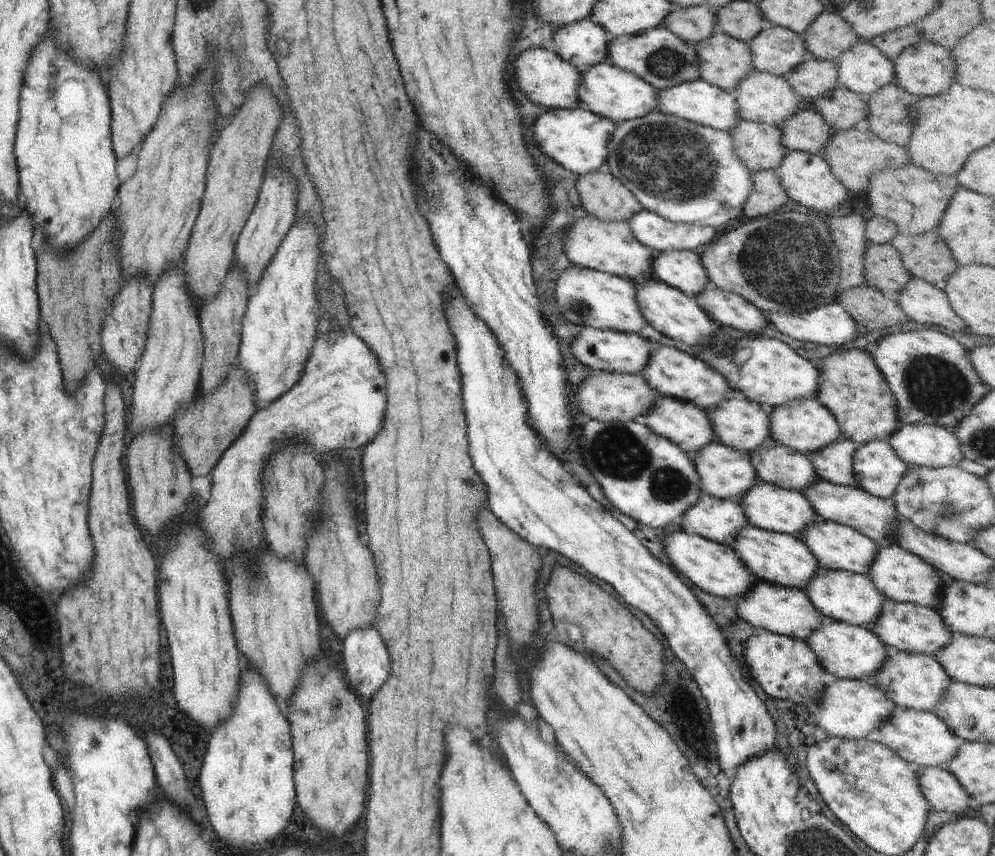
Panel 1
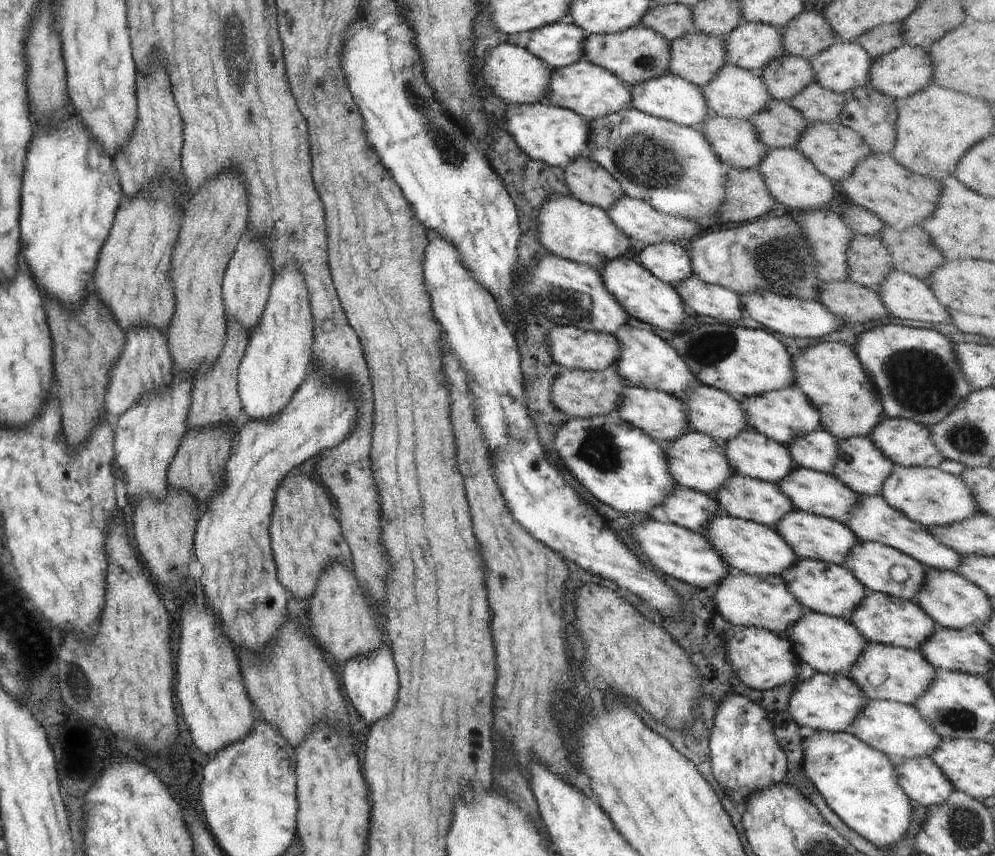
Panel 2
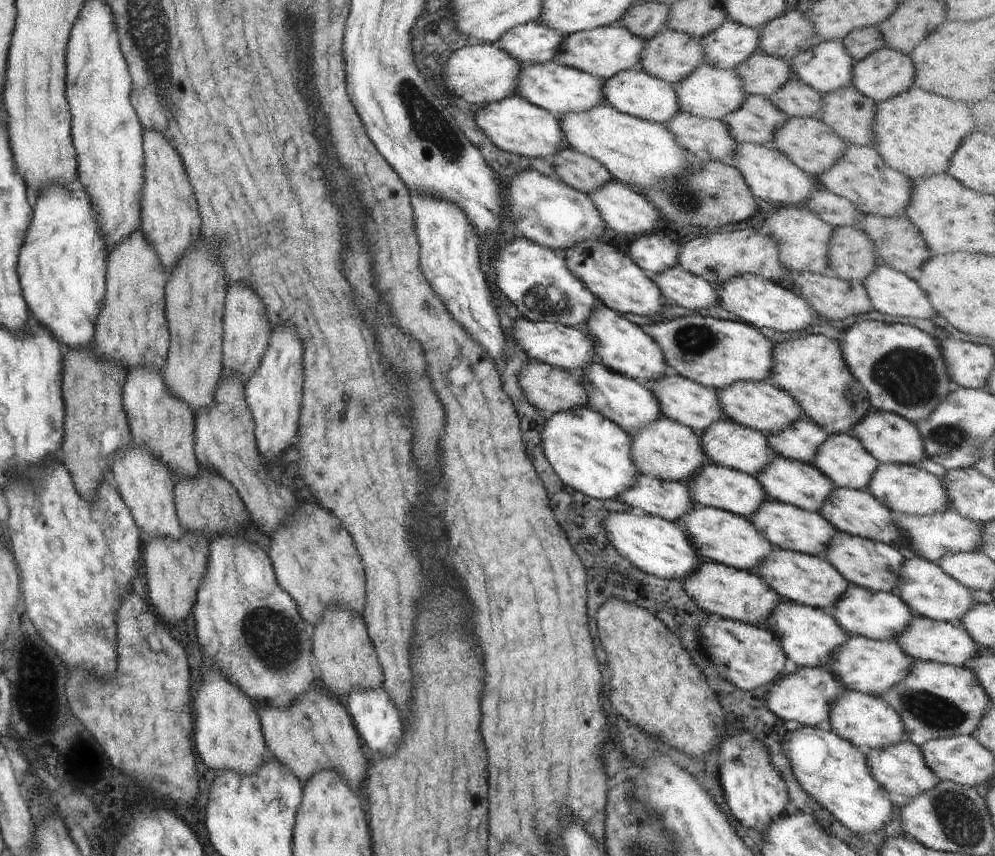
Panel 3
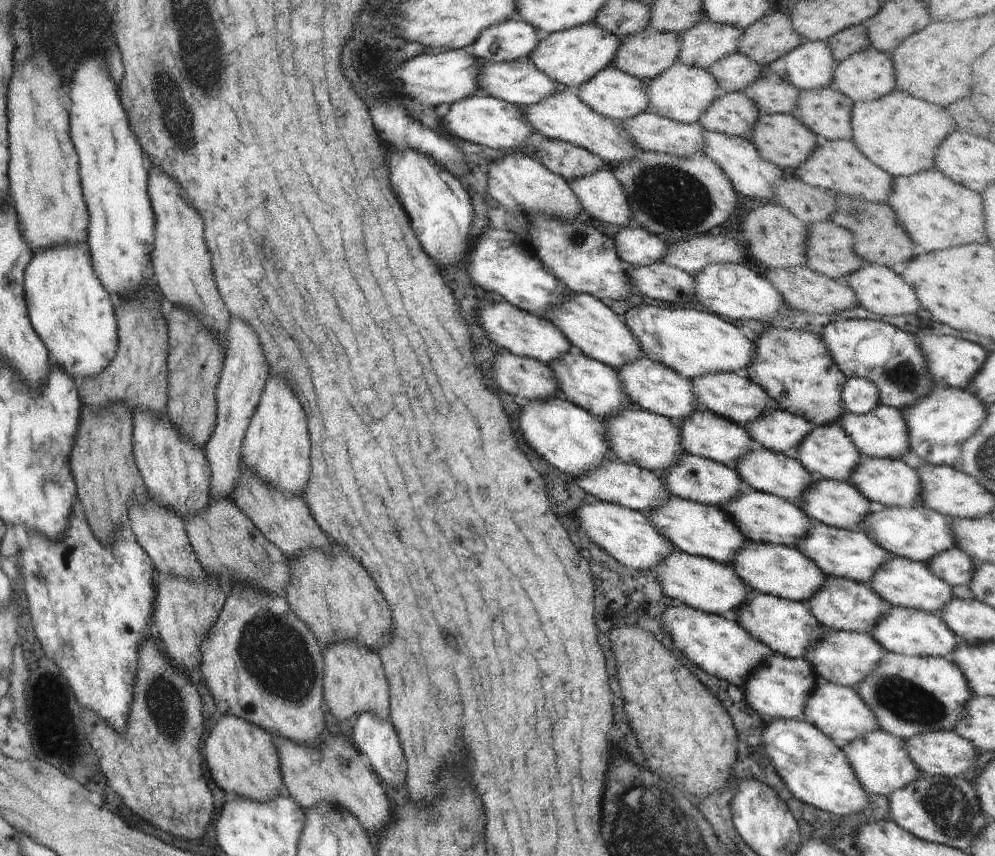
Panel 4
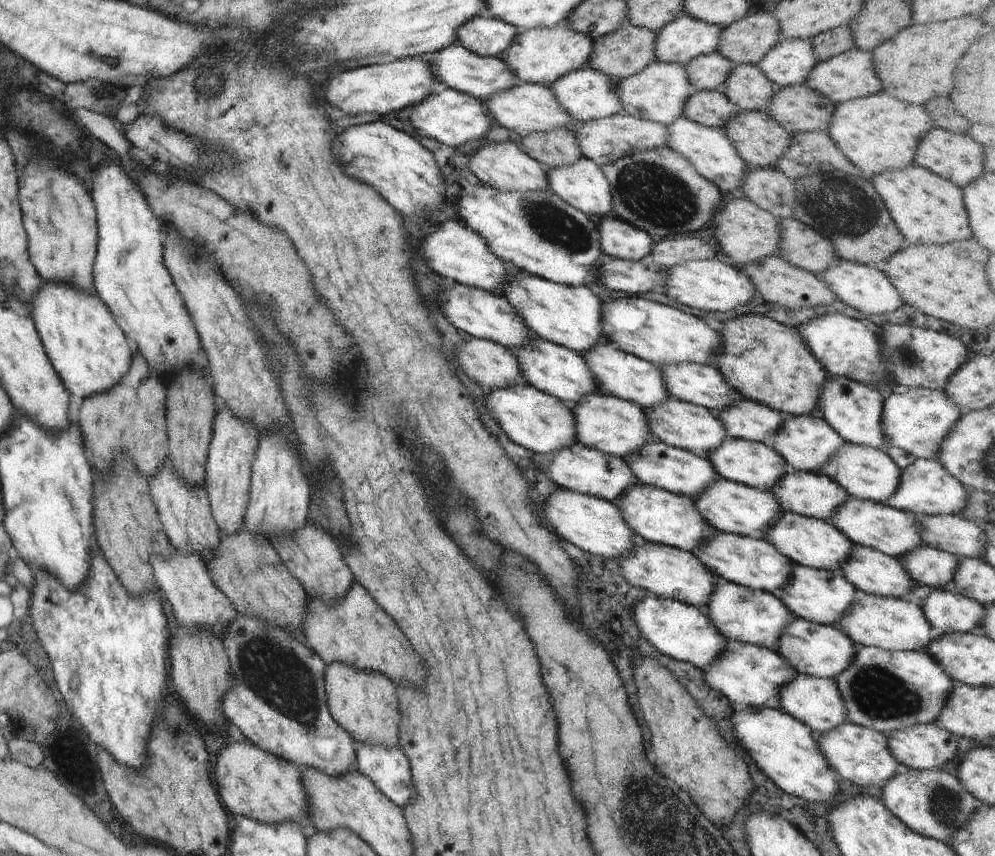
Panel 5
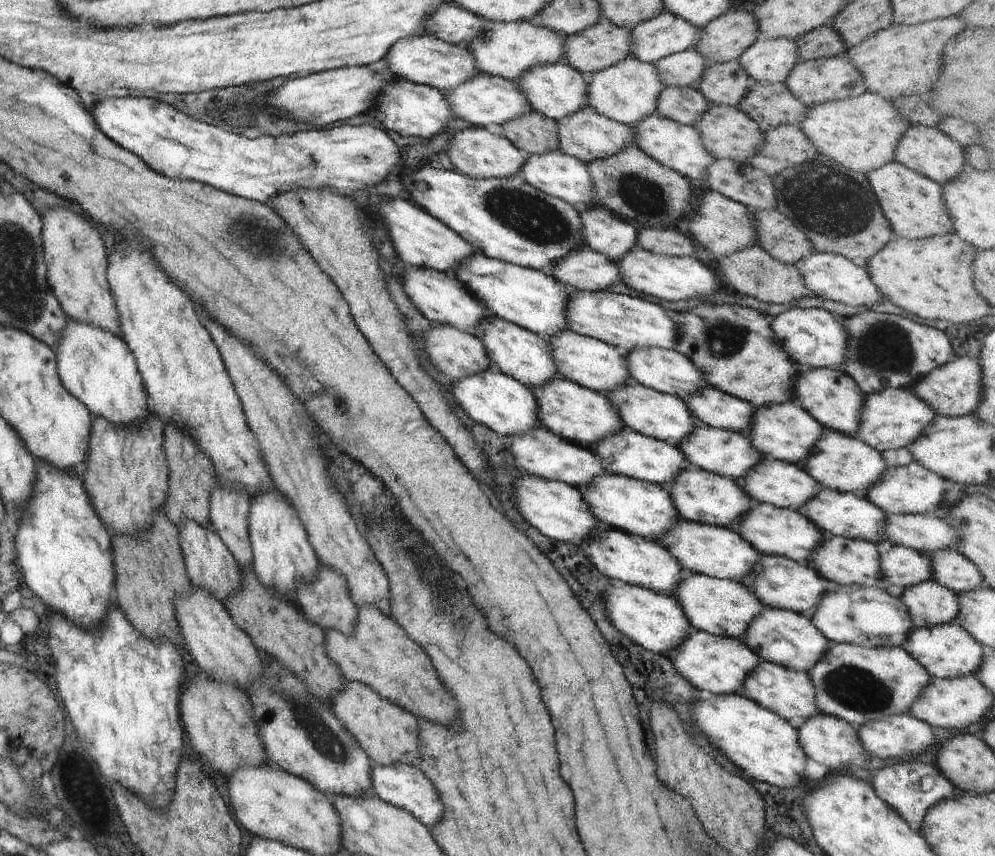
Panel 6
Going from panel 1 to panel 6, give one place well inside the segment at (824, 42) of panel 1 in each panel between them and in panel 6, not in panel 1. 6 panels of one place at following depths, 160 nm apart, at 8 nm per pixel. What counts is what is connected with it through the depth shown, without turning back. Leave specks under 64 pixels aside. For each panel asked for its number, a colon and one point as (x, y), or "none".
2: (809, 33)
3: (786, 36)
4: (771, 37)
5: (746, 41)
6: (726, 37)

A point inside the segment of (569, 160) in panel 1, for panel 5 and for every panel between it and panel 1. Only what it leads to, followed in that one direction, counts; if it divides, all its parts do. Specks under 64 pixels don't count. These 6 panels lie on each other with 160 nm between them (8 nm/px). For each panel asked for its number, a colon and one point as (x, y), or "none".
2: (557, 136)
3: (513, 124)
4: (483, 120)
5: (451, 117)

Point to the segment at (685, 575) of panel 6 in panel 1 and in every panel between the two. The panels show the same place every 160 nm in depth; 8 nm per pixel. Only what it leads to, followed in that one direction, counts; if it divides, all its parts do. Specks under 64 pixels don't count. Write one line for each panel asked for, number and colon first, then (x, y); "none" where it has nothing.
1: (848, 652)
2: (831, 645)
3: (808, 636)
4: (786, 627)
5: (741, 614)

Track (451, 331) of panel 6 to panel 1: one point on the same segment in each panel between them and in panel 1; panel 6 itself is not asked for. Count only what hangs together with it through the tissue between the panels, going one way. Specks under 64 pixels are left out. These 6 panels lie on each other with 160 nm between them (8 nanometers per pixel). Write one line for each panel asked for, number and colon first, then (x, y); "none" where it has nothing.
1: (605, 396)
2: (585, 394)
3: (550, 389)
4: (525, 378)
5: (491, 365)

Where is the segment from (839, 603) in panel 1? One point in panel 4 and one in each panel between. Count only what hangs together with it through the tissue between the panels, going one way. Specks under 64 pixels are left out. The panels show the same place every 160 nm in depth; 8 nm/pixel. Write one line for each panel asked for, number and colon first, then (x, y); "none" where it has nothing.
2: (823, 587)
3: (797, 577)
4: (778, 570)

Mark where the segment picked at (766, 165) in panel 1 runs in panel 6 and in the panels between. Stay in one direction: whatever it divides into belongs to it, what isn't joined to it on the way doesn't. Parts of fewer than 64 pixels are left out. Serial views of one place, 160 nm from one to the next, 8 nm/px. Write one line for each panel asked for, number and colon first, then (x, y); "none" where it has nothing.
2: (734, 141)
3: (708, 139)
4: (650, 131)
5: (605, 140)
6: (586, 135)

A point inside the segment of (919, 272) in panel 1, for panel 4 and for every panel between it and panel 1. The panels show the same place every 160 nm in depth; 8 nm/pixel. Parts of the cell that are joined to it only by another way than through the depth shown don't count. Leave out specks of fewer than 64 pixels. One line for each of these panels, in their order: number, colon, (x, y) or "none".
2: (912, 250)
3: (897, 242)
4: (878, 236)

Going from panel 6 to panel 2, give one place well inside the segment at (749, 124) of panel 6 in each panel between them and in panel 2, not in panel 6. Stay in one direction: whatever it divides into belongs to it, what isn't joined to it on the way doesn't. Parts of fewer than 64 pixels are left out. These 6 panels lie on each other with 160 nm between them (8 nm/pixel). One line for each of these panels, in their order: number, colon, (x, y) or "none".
2: (834, 149)
3: (811, 145)
4: (781, 139)
5: (760, 141)

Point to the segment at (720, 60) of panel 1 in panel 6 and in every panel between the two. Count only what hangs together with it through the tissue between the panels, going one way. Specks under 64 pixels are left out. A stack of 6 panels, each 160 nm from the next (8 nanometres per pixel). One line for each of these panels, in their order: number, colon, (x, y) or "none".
2: (696, 57)
3: (670, 55)
4: (645, 54)
5: (626, 51)
6: (597, 47)

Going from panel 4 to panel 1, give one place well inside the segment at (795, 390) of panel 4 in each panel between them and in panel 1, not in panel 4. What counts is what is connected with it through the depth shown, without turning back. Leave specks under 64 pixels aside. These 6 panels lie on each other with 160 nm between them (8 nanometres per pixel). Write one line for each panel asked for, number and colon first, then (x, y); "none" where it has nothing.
1: (851, 387)
2: (830, 375)
3: (811, 369)

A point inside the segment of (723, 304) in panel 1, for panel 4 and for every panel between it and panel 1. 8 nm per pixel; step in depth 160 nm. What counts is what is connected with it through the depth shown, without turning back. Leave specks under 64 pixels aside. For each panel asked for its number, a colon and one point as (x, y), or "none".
2: (703, 299)
3: (678, 286)
4: (660, 281)

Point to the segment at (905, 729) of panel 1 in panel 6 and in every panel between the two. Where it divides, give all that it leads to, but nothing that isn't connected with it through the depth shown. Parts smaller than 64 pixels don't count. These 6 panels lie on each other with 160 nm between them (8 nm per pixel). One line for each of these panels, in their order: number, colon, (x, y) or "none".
2: (897, 730)
3: (865, 720)
4: (839, 711)
5: (816, 702)
6: (789, 693)

